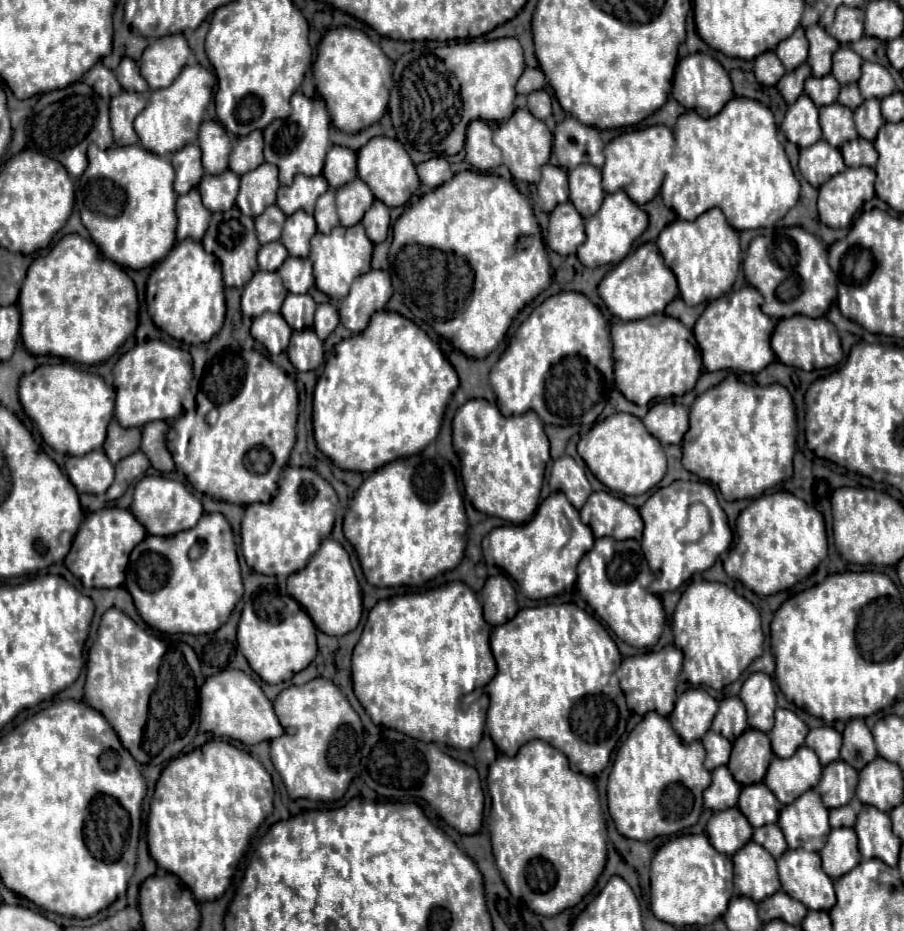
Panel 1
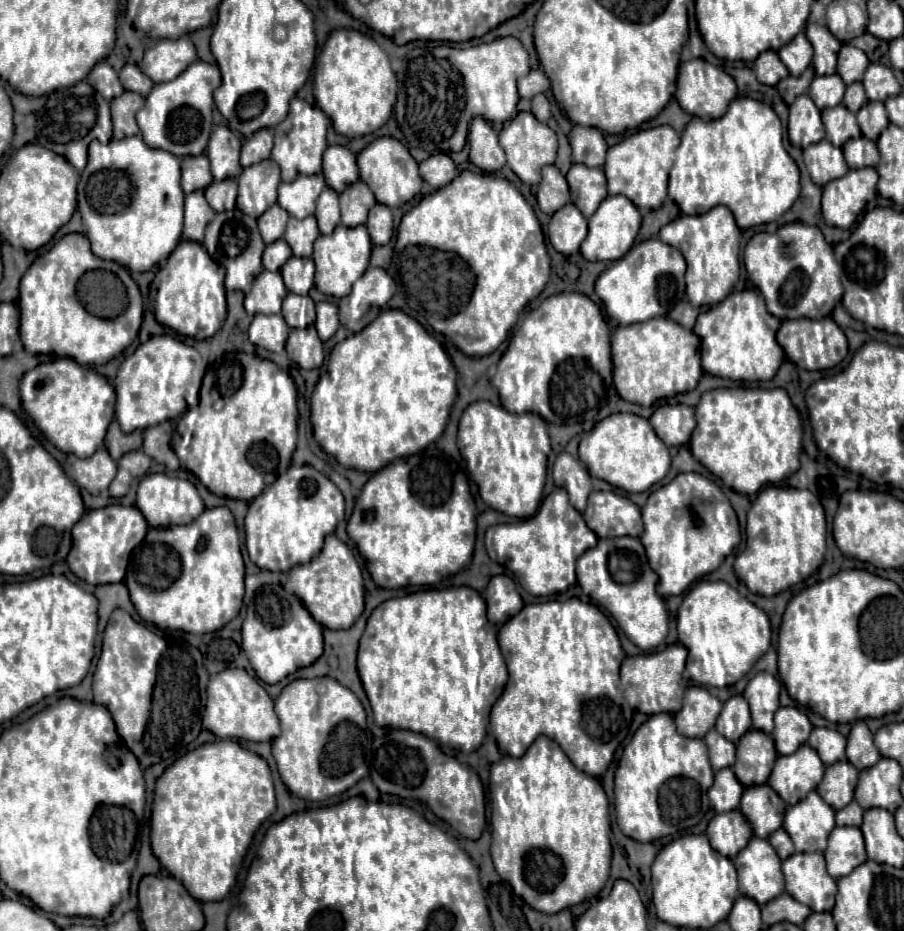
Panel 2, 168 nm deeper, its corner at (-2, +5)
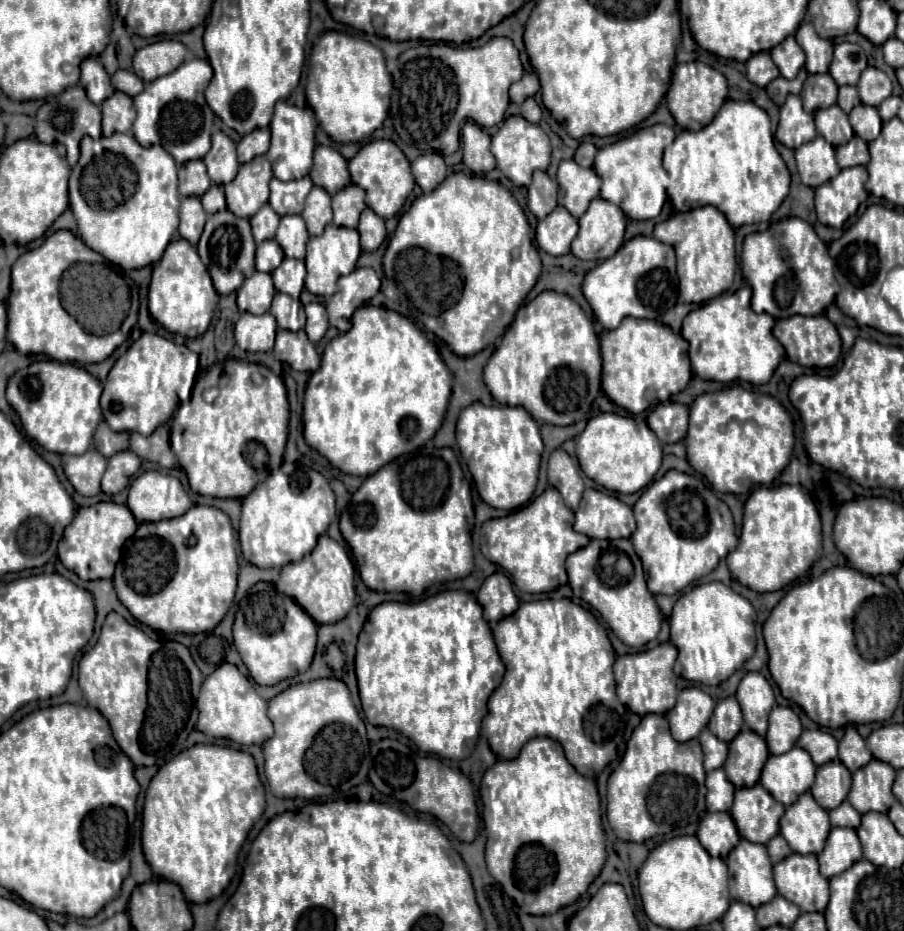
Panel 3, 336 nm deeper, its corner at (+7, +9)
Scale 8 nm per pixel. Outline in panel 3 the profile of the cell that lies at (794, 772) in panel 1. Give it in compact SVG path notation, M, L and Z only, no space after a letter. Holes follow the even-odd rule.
M794 746L782 756L770 756L766 768L762 770L760 784L782 804L790 806L802 792L810 790L814 784L816 766L804 748Z

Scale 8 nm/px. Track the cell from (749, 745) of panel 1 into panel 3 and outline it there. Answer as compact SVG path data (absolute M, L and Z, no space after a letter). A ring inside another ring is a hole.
M742 730L730 742L730 752L724 764L724 772L736 788L756 784L760 780L760 772L768 756L770 752L766 748L766 740L756 732Z

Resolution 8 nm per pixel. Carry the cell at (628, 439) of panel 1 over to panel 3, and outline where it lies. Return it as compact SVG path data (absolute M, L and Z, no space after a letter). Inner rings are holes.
M604 412L588 420L586 430L576 442L576 456L584 474L596 484L610 492L634 494L642 490L658 472L662 464L662 444L644 420L636 422L632 416Z

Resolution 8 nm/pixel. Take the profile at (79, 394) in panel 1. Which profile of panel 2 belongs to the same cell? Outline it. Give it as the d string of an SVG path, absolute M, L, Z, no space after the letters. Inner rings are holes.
M57 358L53 362L45 362L29 370L21 380L19 394L21 394L21 404L25 412L35 420L35 424L49 438L49 442L55 444L61 452L71 452L79 458L91 456L103 444L107 426L115 414L115 388L93 368L79 366L71 358Z

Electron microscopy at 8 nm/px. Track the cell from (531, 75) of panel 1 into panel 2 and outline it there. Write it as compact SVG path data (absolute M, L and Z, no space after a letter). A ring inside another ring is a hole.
M537 68L537 70L531 70L527 76L519 78L517 88L519 88L521 98L533 98L535 94L545 92L549 88L549 80L547 80L545 72L541 68Z

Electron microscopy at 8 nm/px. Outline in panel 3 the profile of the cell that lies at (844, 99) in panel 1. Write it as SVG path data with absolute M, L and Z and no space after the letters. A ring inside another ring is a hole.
M840 86L838 90L838 106L844 112L850 112L858 104L858 90L854 86Z

